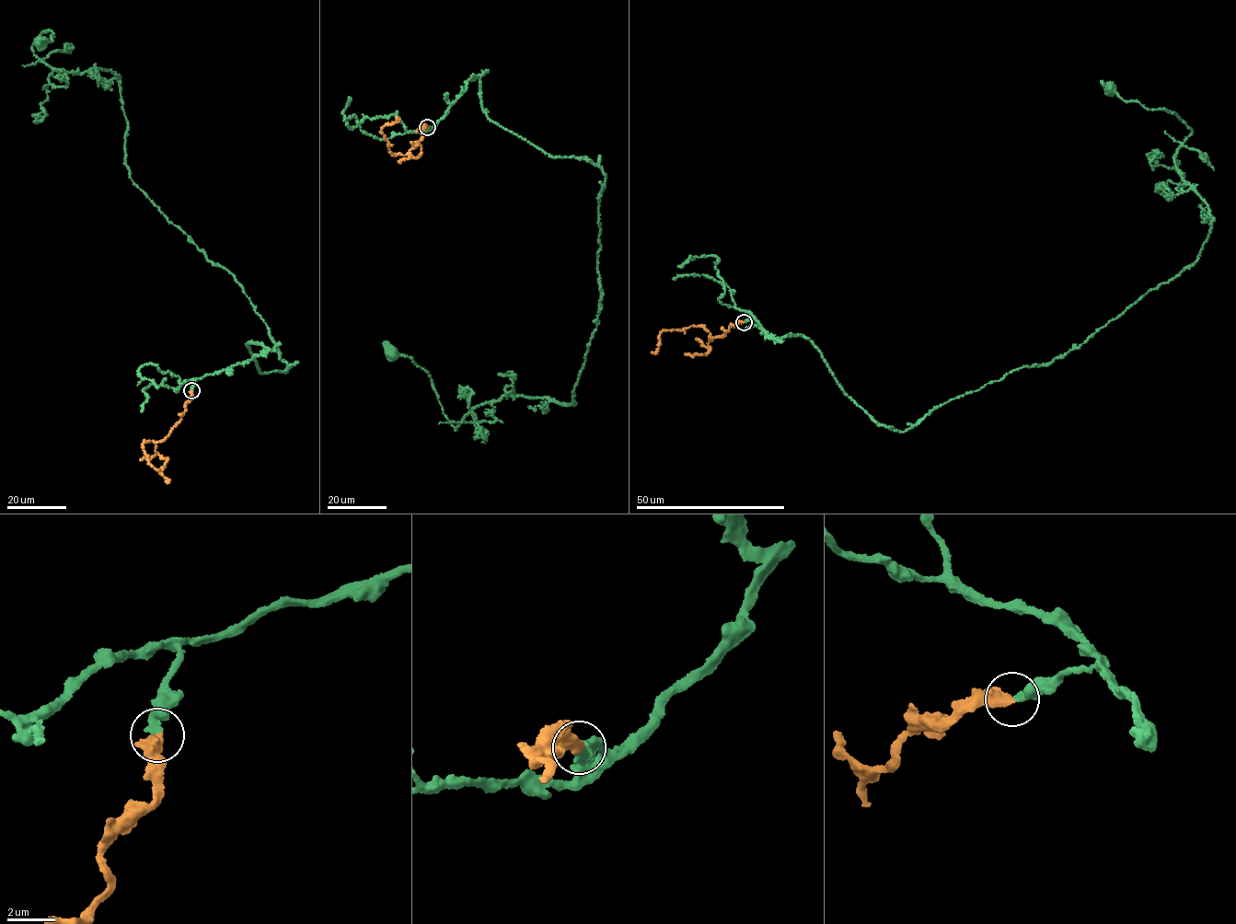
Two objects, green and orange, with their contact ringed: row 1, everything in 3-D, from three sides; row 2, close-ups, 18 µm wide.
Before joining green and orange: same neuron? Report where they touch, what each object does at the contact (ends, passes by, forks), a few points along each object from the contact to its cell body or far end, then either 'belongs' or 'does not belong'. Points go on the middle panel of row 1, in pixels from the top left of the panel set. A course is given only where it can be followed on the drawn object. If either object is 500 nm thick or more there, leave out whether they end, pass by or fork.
place (427, 127); green ends; orange ends; course green (427, 127), (478, 76), (487, 117), (601, 169), (600, 311), (574, 403), (506, 395), (456, 430), (392, 353); course orange (427, 127), (422, 125), (423, 133), (414, 147), (405, 155), (393, 155), (381, 127), (397, 121), (396, 117); belongs

